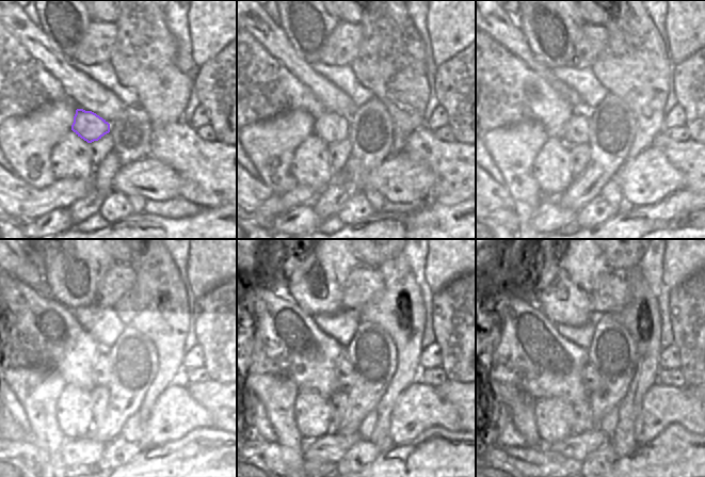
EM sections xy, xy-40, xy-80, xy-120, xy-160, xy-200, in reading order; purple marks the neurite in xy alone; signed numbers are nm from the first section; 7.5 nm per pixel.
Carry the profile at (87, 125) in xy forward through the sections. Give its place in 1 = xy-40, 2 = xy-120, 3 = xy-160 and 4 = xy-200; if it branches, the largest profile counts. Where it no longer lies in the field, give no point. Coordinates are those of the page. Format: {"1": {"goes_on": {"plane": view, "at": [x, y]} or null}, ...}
{"1": {"goes_on": {"plane": "xy-40", "at": [331, 127]}}, "2": {"goes_on": {"plane": "xy-120", "at": [101, 370]}}, "3": {"goes_on": {"plane": "xy-160", "at": [345, 374]}}, "4": {"goes_on": {"plane": "xy-200", "at": [591, 378]}}}

